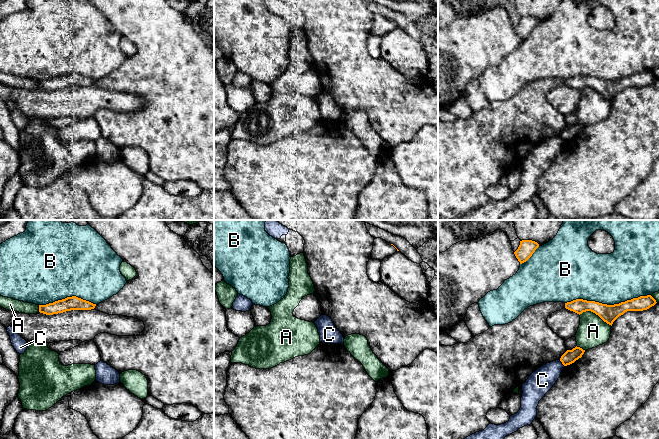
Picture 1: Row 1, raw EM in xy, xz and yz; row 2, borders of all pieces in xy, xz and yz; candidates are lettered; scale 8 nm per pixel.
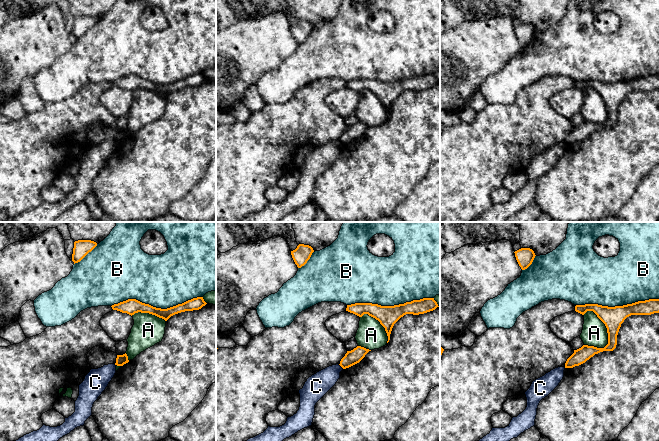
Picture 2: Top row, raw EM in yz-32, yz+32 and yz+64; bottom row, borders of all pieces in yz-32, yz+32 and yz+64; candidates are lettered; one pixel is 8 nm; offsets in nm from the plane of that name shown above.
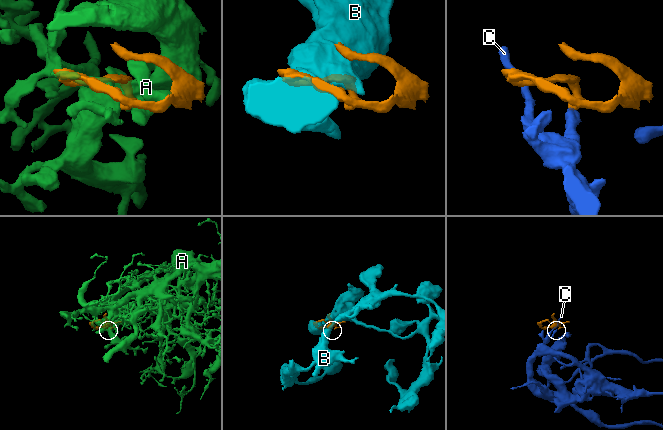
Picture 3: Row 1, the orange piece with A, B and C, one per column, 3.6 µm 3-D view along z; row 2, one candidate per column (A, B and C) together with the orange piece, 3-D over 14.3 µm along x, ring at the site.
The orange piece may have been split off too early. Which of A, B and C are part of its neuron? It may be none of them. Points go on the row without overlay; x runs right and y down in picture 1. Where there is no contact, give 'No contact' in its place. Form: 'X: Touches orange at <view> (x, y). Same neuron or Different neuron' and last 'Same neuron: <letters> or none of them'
A: Touches orange at yz (595, 89). Different neuron
B: Touches orange at yz (606, 80). Different neuron
C: Touches orange at yz (562, 139). Different neuron
Same neuron: none of them

